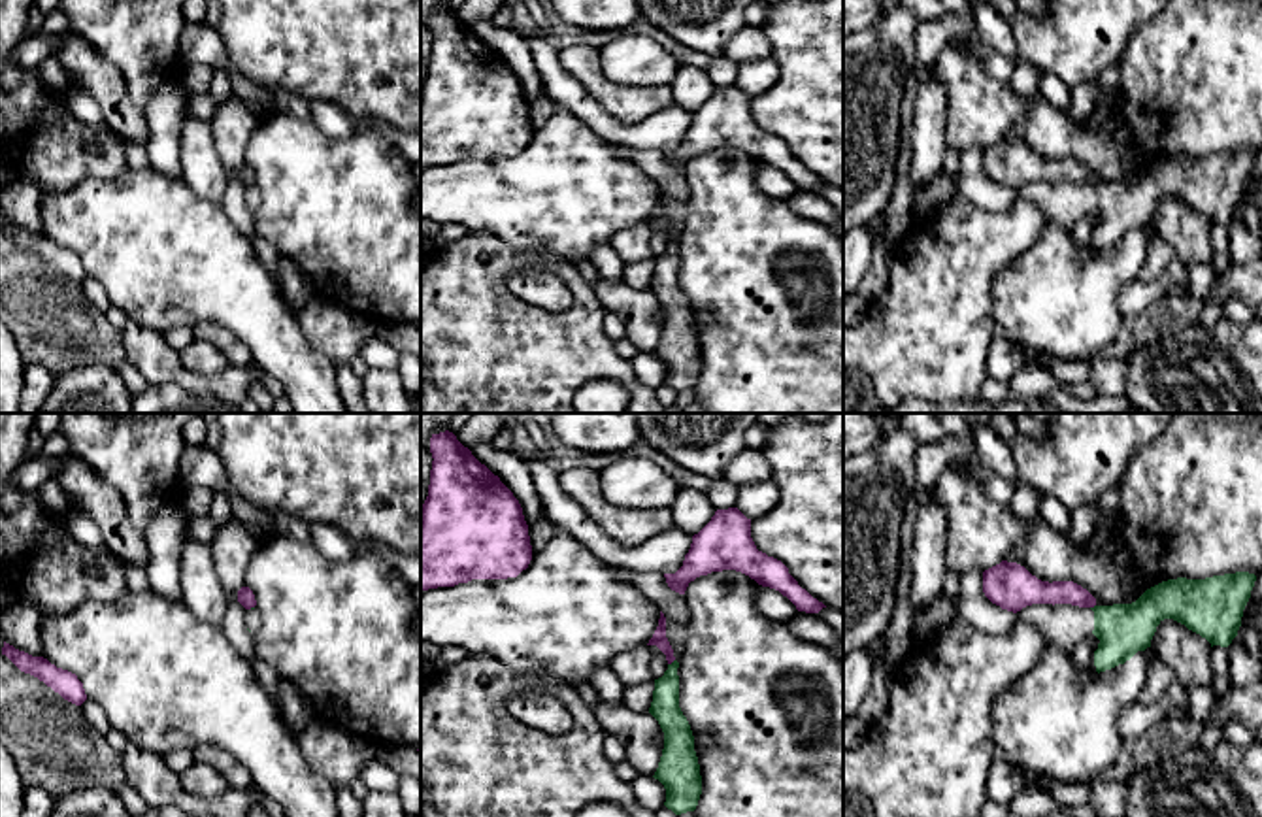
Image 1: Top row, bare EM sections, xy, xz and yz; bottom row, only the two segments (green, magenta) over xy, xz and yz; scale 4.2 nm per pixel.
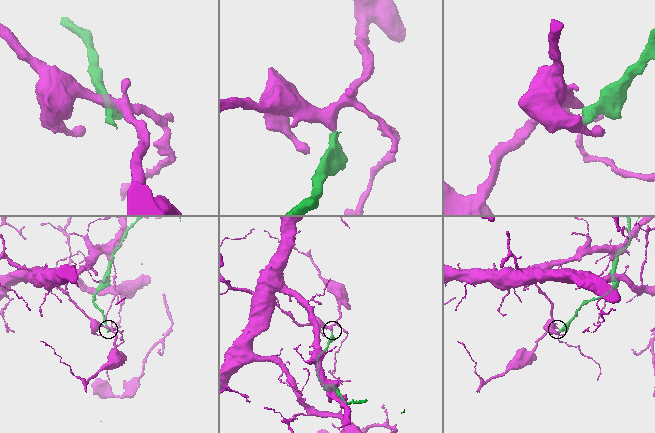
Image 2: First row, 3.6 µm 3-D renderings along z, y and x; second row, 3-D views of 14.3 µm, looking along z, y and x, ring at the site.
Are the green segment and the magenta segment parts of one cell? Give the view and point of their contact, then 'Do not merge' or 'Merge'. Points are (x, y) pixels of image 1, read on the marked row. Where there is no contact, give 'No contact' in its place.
Touches green at xz (672, 663). Do not merge

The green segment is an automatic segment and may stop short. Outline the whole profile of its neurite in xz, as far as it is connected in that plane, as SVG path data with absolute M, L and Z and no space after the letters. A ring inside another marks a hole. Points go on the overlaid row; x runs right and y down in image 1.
M673 660L664 675L655 679L649 713L664 732L664 749L653 777L666 789L664 806L681 815L696 809L702 794L702 775L692 730L679 708L677 668L679 662Z

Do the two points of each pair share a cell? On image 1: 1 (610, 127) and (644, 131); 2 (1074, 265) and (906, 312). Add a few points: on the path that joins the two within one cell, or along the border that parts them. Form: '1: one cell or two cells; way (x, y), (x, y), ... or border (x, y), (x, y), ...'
1: one cell; way (617, 133), (636, 133)
2: two cells; border (1021, 253), (995, 280), (993, 319), (996, 325)

